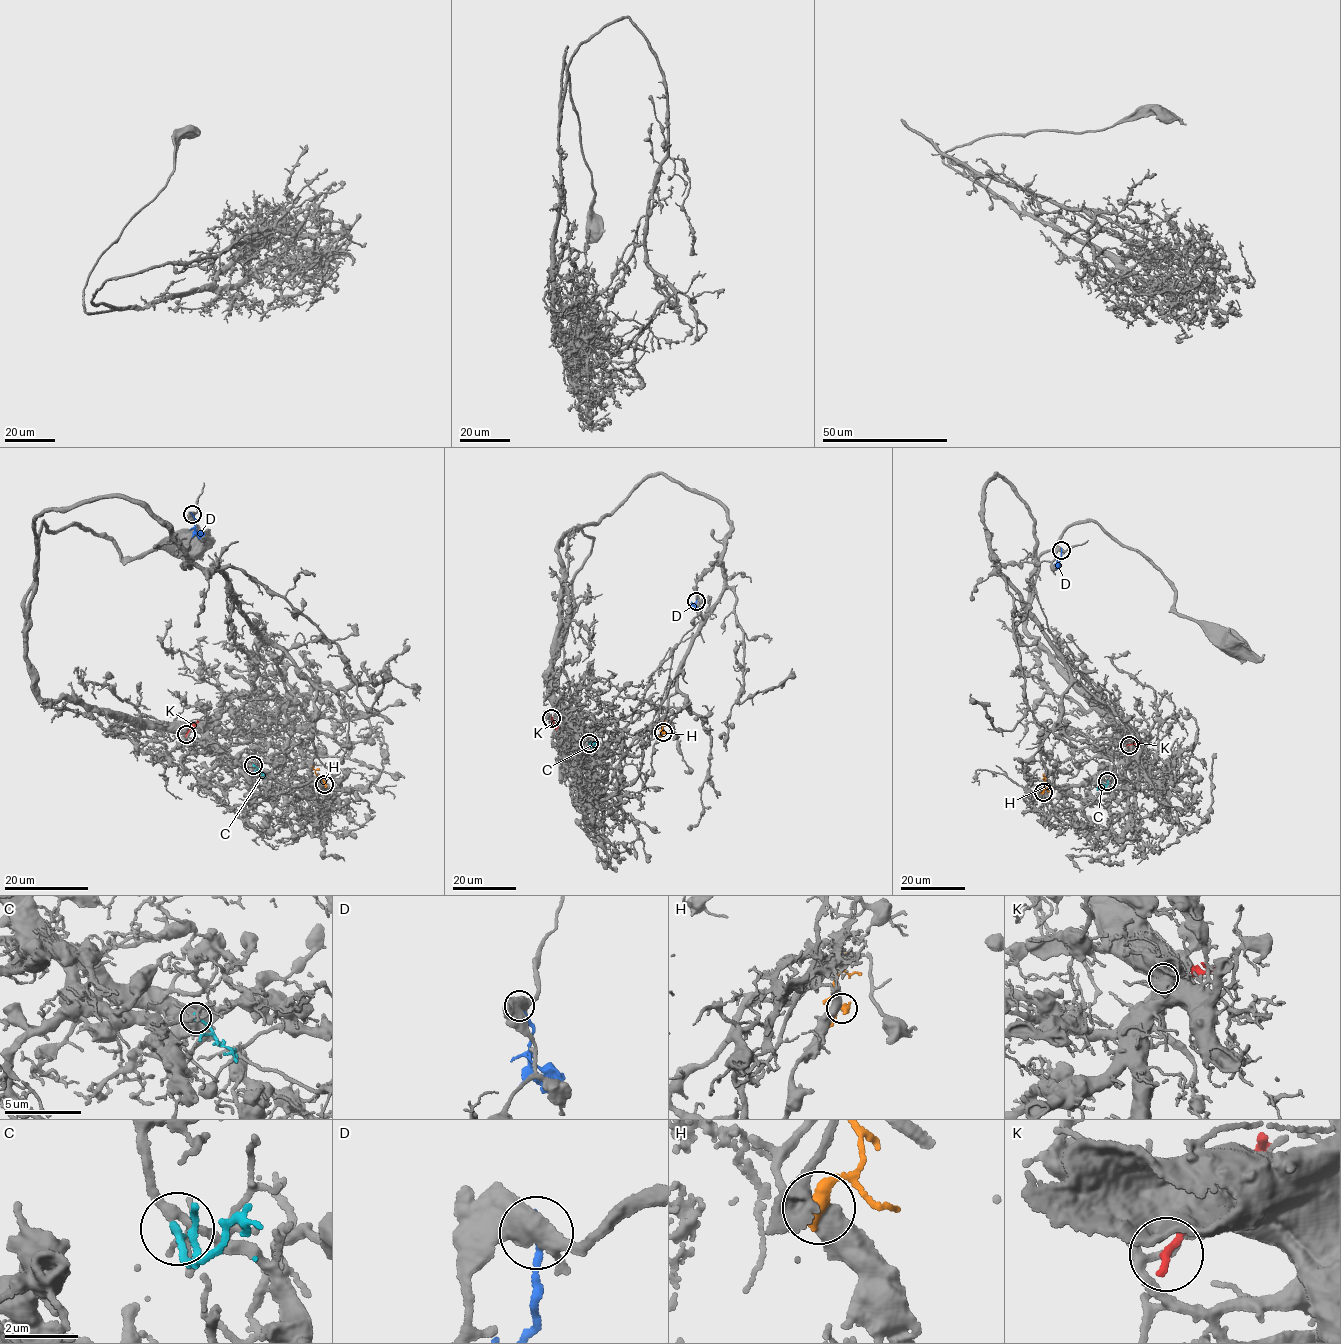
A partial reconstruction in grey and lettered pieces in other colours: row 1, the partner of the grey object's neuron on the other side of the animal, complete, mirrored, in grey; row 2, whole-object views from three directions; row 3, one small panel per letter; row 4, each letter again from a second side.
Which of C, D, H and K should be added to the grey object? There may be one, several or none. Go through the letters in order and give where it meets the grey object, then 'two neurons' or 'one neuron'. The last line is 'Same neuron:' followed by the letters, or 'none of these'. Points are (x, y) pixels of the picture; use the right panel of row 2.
C: contact (1107, 781); one neuron
D: contact (1061, 550); two neurons
H: contact (1043, 792); two neurons
K: contact (1129, 745); two neurons
Same neuron: C

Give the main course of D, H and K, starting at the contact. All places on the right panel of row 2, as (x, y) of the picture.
D: (1061, 550), (1058, 568)
H: (1043, 792), (1047, 786), (1043, 774)
K: (1129, 745), (1141, 742)

